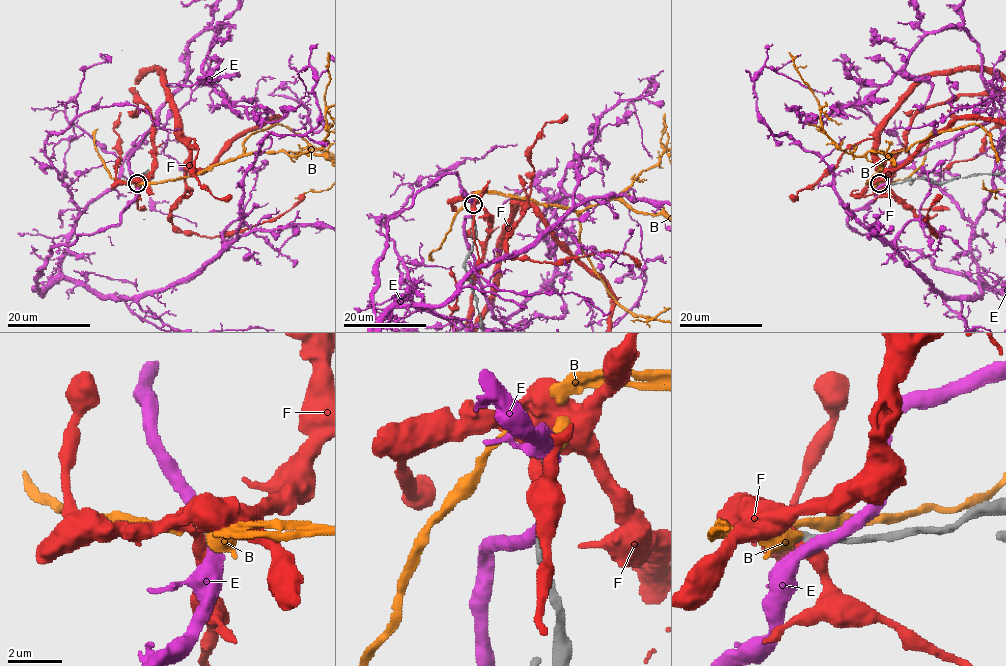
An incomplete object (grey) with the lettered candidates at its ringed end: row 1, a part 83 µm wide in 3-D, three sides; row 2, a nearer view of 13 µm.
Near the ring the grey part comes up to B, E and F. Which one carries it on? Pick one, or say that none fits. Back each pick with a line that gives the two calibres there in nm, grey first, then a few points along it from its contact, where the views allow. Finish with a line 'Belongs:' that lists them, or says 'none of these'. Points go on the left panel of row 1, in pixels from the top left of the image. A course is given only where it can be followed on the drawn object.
B: calibres 280 and 440 nm
Belongs: B

